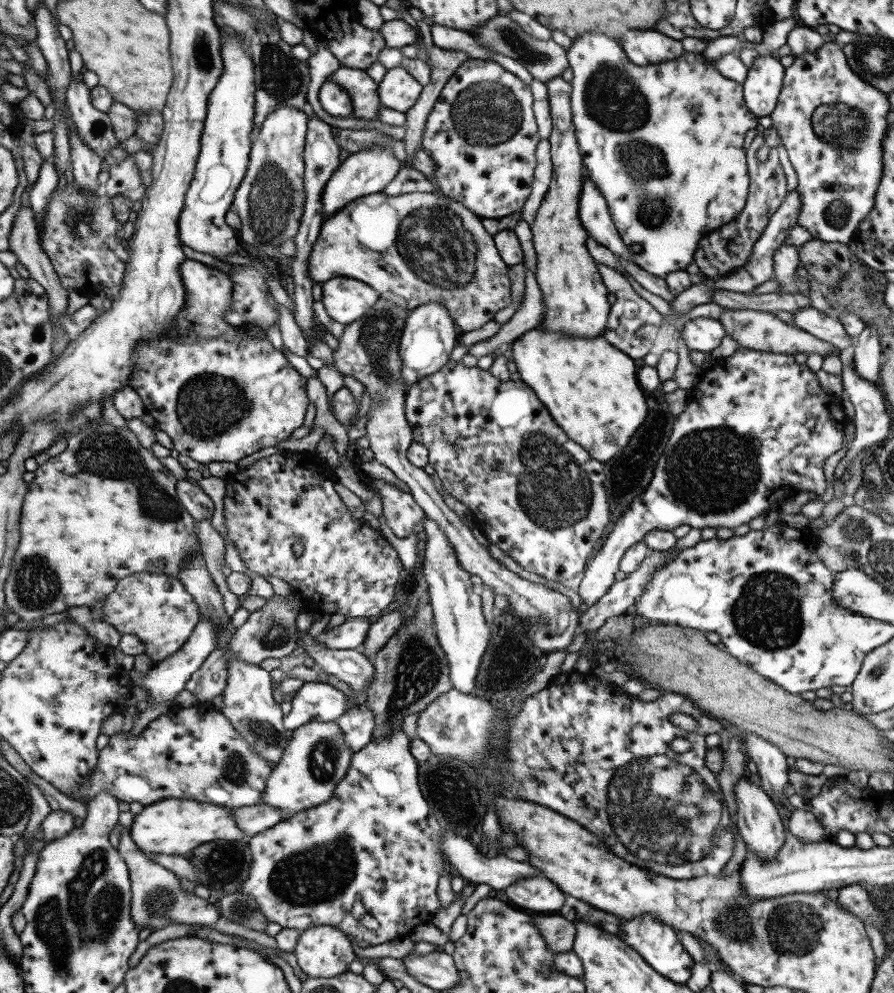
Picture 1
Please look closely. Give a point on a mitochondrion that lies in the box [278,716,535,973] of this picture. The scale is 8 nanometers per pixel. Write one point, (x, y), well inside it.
(323, 757)

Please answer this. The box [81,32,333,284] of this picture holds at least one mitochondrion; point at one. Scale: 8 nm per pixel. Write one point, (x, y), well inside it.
(271, 198)

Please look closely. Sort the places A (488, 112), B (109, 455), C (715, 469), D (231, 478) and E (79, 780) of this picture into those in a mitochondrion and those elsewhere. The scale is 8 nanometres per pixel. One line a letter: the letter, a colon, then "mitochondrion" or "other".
A: mitochondrion
B: mitochondrion
C: mitochondrion
D: other
E: other

